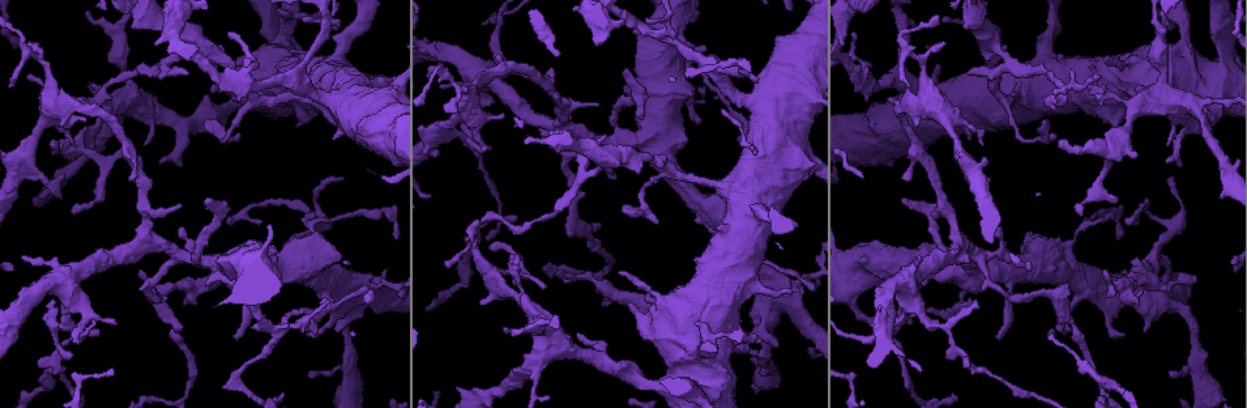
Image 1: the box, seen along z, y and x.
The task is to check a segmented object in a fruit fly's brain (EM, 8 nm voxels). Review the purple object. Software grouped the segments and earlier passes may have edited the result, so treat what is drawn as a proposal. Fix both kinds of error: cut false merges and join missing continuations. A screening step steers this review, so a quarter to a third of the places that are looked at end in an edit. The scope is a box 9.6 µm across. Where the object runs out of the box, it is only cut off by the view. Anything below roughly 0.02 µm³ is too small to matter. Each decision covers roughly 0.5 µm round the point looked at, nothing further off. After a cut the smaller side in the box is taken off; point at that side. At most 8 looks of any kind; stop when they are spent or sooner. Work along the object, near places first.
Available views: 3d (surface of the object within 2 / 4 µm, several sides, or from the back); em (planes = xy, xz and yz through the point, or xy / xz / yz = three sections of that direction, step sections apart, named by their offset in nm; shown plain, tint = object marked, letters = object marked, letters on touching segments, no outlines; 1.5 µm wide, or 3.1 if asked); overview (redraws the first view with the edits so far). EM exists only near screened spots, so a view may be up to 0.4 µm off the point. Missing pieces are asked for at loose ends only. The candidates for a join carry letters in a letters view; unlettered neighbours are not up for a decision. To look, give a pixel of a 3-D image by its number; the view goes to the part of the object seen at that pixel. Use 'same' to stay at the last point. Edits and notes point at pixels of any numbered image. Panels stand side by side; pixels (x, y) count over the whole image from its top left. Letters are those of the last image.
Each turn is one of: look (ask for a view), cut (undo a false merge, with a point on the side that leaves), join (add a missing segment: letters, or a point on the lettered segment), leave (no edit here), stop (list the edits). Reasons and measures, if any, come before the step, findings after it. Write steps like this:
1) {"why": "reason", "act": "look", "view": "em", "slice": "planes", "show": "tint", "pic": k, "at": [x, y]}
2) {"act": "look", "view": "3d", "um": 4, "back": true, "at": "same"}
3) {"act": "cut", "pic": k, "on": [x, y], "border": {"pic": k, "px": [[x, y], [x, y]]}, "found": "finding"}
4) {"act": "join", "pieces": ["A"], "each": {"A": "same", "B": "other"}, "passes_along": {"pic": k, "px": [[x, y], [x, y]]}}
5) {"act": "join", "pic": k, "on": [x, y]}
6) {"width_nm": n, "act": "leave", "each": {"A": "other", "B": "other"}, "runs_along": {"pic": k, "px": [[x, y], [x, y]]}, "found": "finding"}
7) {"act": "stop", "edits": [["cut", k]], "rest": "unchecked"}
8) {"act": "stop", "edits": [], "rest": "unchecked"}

{"why": "an open end", "act": "look", "view": "3d", "um": 4, "pic": 1, "at": [970, 75]}

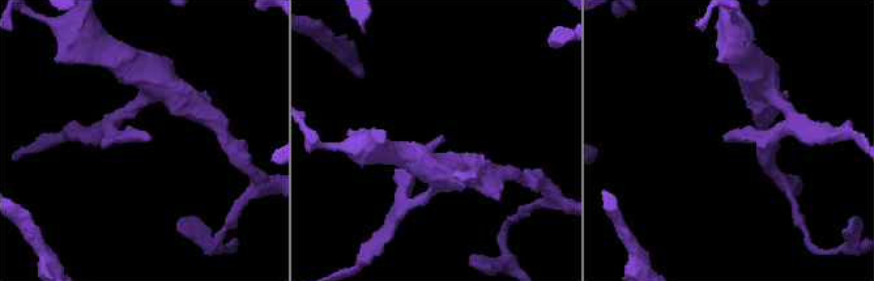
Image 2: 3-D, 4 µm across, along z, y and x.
{"why": "shape alone is not enough", "act": "look", "view": "em", "um": 3.1, "slice": "xz", "step": 8, "show": "letters", "pic": 2, "at": [442, 138]}

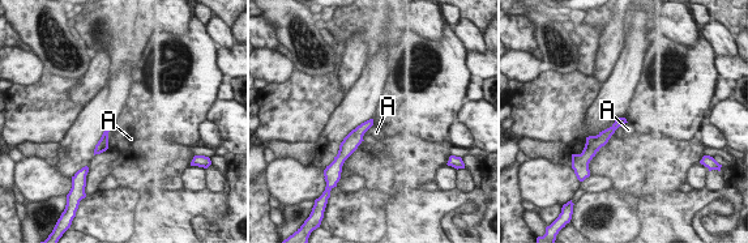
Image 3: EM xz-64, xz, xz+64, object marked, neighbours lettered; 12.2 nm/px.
{"why": "cut it another way", "act": "look", "view": "em", "um": 3.1, "slice": "planes", "show": "letters", "at": "same"}

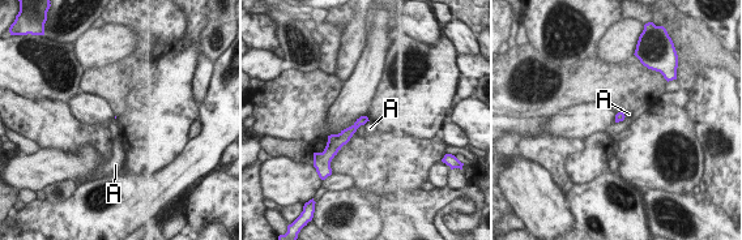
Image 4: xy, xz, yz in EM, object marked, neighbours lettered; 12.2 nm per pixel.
{"act": "leave", "each": {"A": "other"}, "border": {"pic": 4, "px": [[369, 120], [363, 124]]}, "found": "none of them fits"}

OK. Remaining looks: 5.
{"why": "a narrow waist", "act": "look", "view": "em", "slice": "xz", "step": 4, "show": "tint", "pic": 1, "at": [646, 182]}

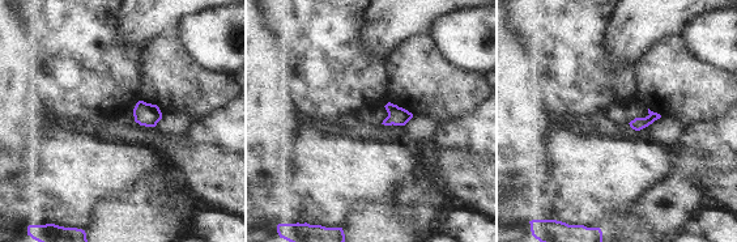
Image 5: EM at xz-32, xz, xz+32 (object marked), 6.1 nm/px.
{"why": "cut it another way", "act": "look", "view": "em", "slice": "xy", "step": 8, "show": "letters", "at": "same"}

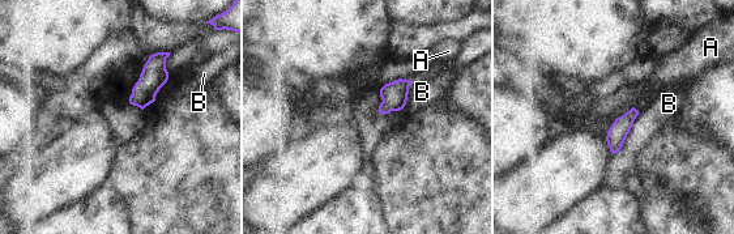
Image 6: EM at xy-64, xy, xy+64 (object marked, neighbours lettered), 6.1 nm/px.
{"longest_contact_nm": ["B", 300], "act": "leave", "each": {"A": "other", "B": "other"}, "border": {"pic": 6, "px": [[639, 111], [631, 107], [615, 119]]}, "found": "all the same neuron"}

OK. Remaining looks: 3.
{"why": "thick turns thin", "act": "look", "view": "em", "slice": "xz", "step": 8, "show": "tint", "pic": 1, "at": [331, 298]}

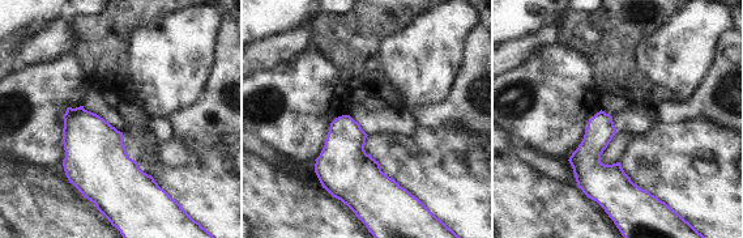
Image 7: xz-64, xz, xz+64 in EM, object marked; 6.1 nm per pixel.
{"act": "look", "view": "em", "slice": "xz", "step": 8, "show": "letters", "at": "same"}

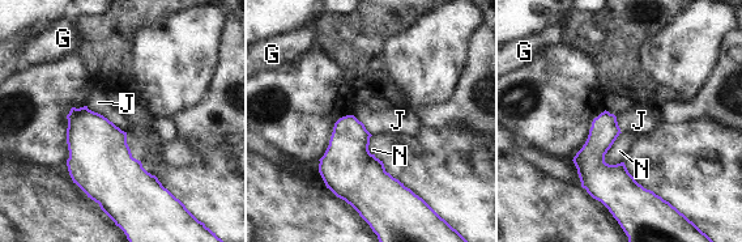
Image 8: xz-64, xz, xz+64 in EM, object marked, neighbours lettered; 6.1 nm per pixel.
{"width_nm": 160, "act": "leave", "each": {"G": "other", "J": "other", "N": "other"}, "border": {"pic": 8, "px": [[86, 106], [102, 114], [126, 132]]}, "found": "one neuron here"}

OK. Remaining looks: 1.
{"act": "stop", "edits": [], "rest": "unchecked"}

